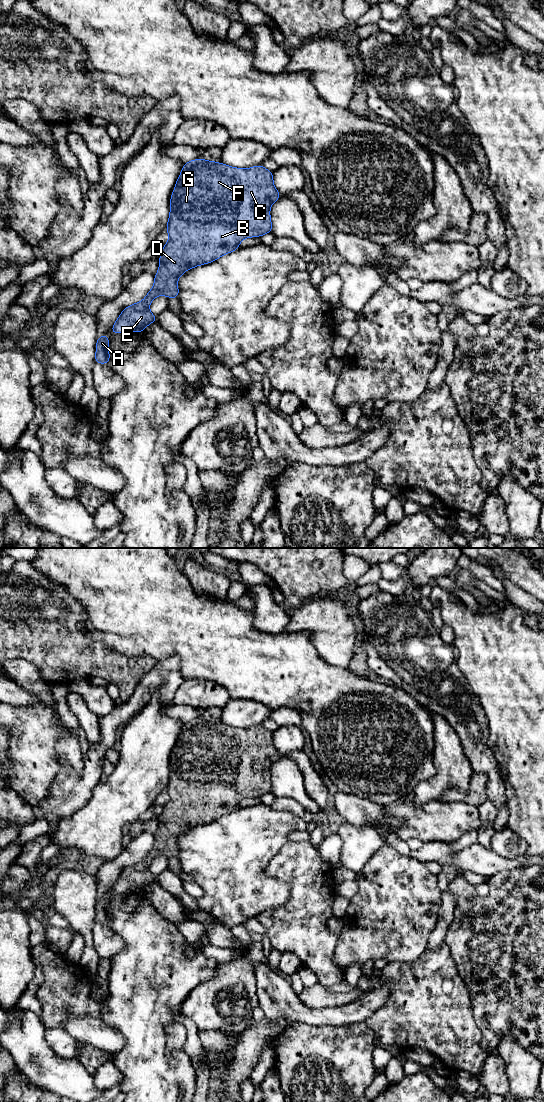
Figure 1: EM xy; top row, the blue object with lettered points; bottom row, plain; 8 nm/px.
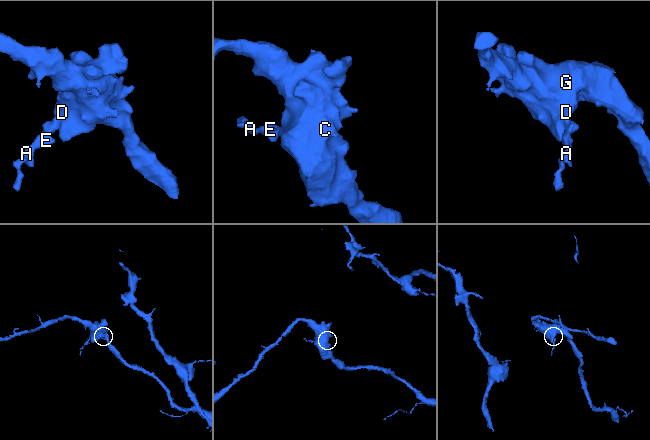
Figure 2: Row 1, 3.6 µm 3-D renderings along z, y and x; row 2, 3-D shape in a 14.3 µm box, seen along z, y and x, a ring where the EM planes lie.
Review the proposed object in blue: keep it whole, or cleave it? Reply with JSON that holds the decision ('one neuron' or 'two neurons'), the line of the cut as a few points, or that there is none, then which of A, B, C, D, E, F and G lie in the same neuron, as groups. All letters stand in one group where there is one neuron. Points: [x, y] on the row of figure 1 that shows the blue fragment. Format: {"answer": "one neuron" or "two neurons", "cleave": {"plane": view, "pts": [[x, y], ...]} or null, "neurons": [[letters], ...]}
{"answer": "one neuron", "cleave": null, "neurons": [["A", "B", "C", "D", "E", "F", "G"]]}

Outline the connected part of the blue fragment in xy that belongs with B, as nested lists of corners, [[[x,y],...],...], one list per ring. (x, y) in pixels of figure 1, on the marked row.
[[[202,158],[184,163],[170,199],[170,215],[166,226],[169,240],[159,255],[159,271],[154,275],[154,285],[142,302],[132,304],[121,312],[112,326],[111,333],[143,332],[150,323],[157,322],[157,317],[149,310],[152,300],[159,295],[178,299],[177,280],[184,272],[235,251],[245,238],[260,237],[272,232],[270,207],[280,197],[280,193],[274,187],[272,172],[262,165],[241,169]]]

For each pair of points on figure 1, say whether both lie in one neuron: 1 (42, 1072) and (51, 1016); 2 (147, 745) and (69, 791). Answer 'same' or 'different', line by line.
1: different
2: different

